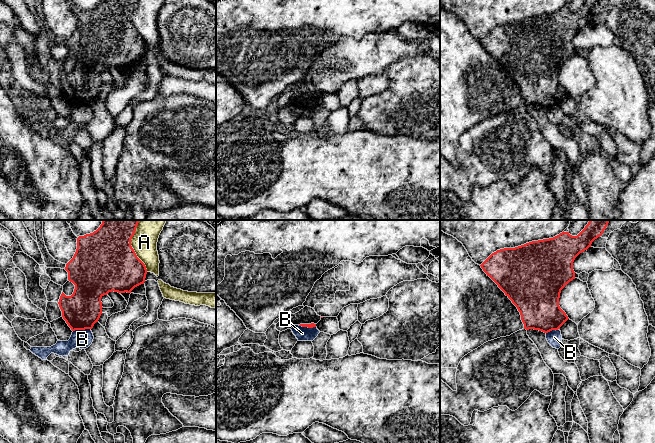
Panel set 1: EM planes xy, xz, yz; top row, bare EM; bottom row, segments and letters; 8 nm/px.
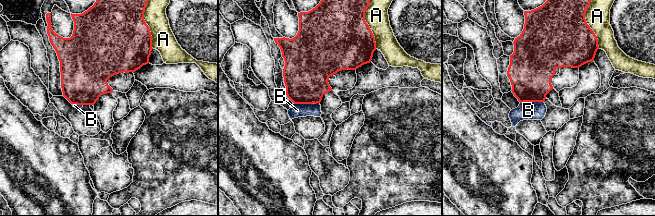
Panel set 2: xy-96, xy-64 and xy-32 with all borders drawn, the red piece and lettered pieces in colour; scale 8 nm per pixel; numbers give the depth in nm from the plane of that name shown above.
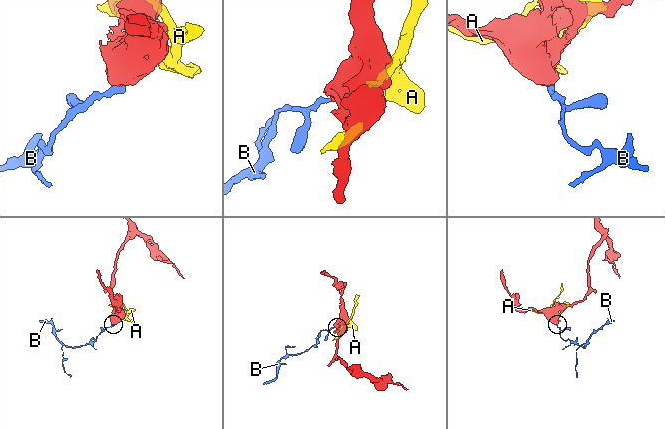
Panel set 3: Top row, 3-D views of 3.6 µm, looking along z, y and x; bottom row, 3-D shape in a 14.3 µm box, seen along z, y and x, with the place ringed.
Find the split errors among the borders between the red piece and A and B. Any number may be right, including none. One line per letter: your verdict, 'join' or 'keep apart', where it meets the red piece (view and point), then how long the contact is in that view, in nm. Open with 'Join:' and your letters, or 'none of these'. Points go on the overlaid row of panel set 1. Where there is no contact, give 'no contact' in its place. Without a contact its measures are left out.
Join: none of these
A: keep apart; contact xy (131, 246); length 420 nm
B: keep apart; contact xy (81, 329); length 150 nm

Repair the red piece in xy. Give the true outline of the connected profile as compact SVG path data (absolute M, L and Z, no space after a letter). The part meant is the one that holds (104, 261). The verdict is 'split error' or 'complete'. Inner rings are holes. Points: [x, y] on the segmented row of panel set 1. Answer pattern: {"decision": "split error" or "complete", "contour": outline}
{"decision": "complete", "contour": "M103 220L96 231L77 238L76 252L65 267L68 272L68 280L75 285L75 289L71 296L66 296L62 292L58 302L62 317L72 331L93 328L102 314L101 298L104 295L112 291L131 293L135 287L144 284L147 274L146 266L137 257L131 246L131 239L135 234L138 223L139 220Z"}

